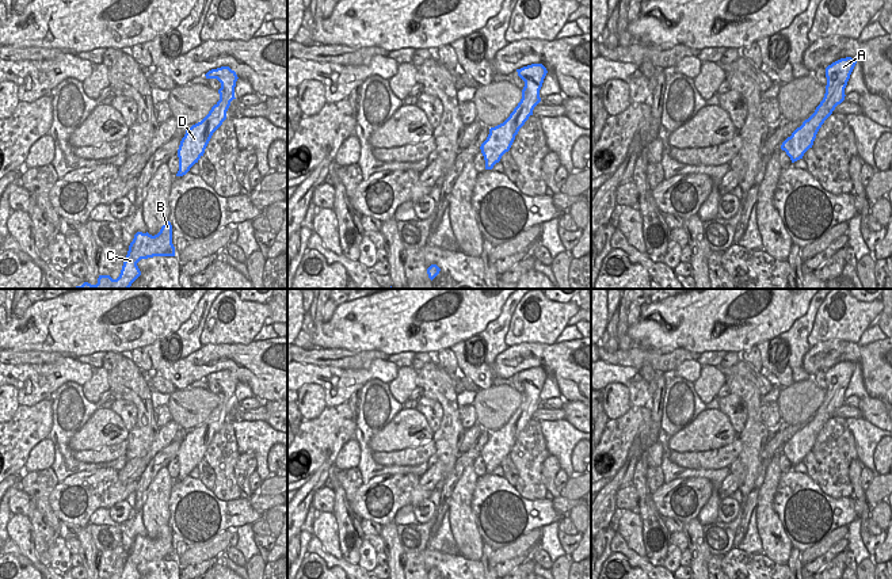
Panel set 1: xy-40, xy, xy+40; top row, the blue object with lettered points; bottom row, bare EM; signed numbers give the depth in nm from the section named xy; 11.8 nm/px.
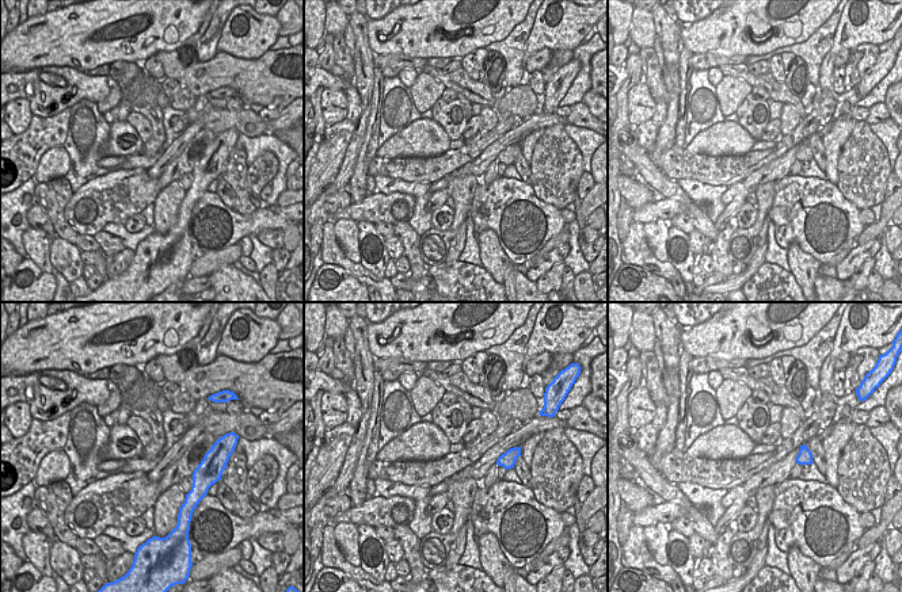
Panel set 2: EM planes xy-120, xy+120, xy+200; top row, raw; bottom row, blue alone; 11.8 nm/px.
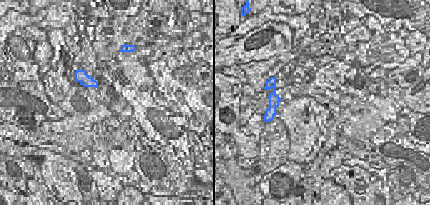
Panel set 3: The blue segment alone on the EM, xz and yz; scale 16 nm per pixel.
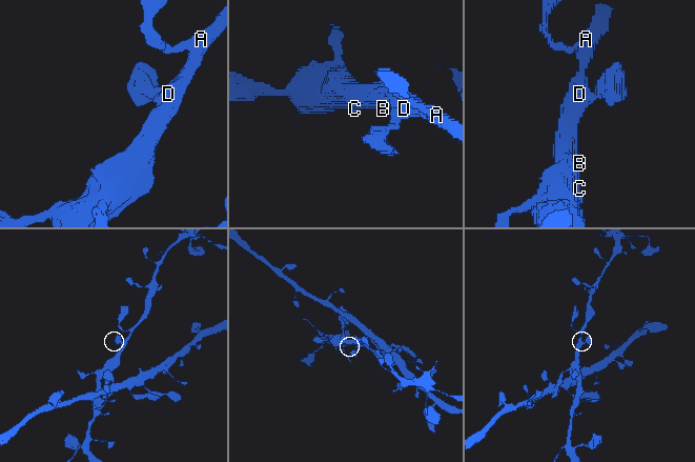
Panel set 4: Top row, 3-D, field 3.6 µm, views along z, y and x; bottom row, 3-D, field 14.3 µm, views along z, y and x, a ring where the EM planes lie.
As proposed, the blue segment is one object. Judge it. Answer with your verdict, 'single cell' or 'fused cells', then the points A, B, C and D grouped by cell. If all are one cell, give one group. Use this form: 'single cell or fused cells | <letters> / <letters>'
single cell | A B C D

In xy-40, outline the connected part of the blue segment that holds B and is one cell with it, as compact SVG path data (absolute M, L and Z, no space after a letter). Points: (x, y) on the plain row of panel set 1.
M169 525L164 526L160 536L155 540L148 536L137 536L134 538L119 579L141 579L137 567L141 563L153 560L175 560L172 529Z

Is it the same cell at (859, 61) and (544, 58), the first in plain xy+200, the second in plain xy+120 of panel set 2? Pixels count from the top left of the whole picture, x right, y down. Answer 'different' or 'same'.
different

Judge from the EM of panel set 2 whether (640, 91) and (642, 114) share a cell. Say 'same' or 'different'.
same

